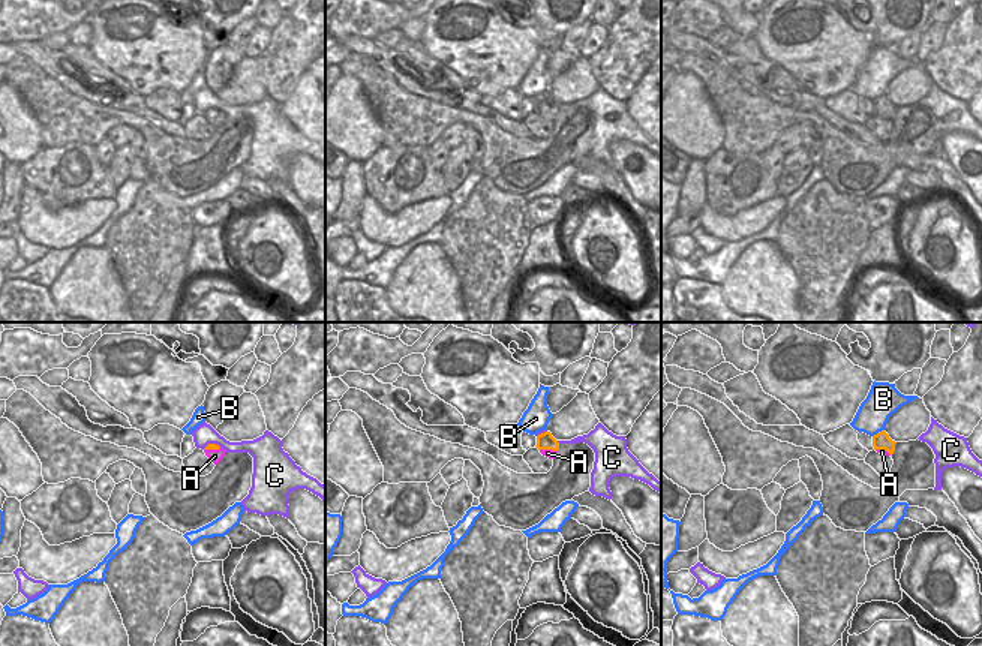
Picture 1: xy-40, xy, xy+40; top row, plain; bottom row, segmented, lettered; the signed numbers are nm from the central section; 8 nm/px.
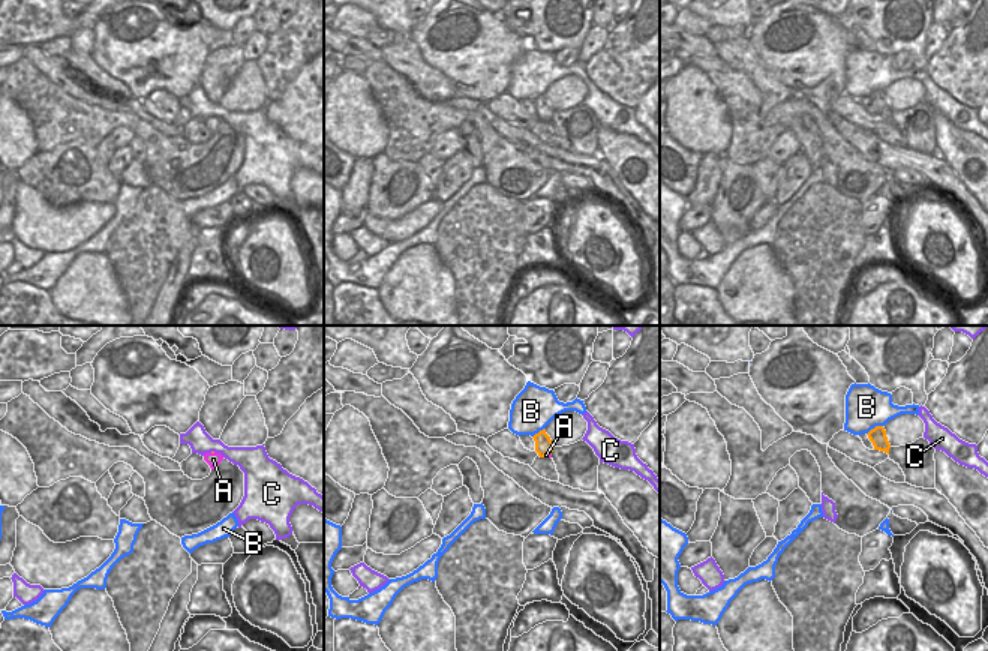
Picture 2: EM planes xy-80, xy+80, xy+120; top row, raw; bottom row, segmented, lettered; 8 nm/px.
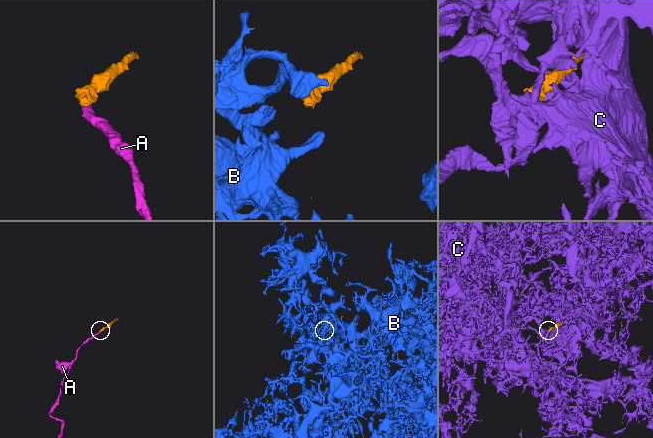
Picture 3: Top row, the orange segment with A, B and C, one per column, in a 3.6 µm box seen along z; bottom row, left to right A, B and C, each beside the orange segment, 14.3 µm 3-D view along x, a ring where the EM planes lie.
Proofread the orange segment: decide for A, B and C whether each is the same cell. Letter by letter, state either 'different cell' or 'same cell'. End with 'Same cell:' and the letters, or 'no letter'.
A: different cell
B: different cell
C: different cell
Same cell: no letter

